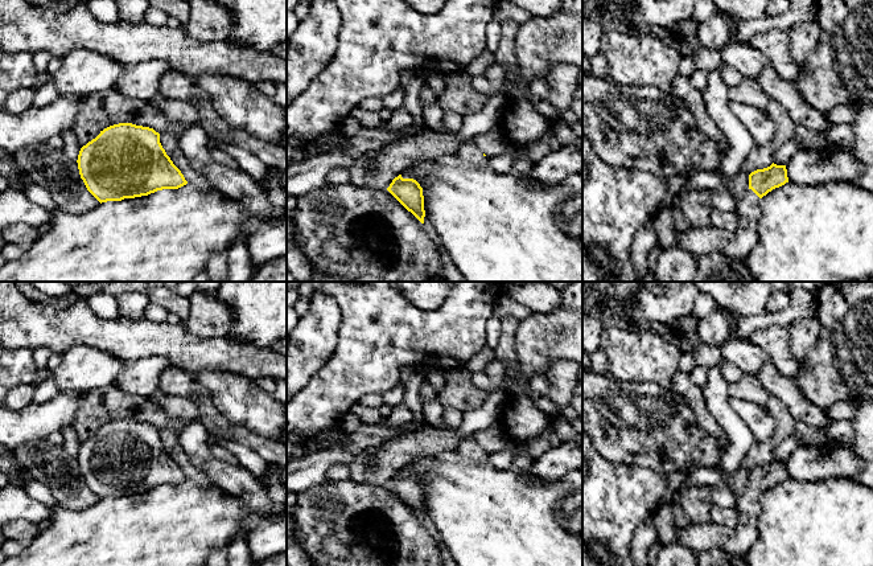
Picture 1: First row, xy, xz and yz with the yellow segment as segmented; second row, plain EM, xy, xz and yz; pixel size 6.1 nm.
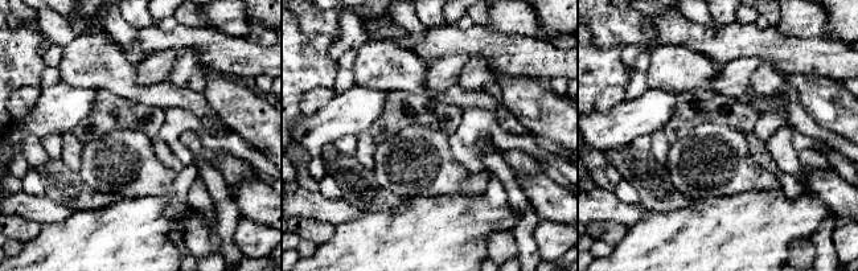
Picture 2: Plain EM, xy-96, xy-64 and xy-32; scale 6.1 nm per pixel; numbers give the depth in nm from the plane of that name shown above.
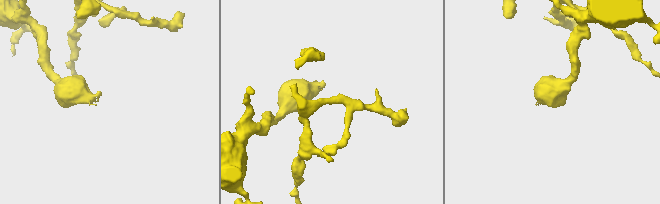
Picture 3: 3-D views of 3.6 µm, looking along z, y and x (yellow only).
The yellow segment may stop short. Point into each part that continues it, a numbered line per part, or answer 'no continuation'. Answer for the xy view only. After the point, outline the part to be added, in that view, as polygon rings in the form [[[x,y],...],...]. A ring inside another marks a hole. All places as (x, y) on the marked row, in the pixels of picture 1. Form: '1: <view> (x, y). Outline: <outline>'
no continuation

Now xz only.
1: xz (468, 151). Outline: [[[462,142],[456,153],[461,160],[477,165],[486,165],[489,157],[471,142]]]

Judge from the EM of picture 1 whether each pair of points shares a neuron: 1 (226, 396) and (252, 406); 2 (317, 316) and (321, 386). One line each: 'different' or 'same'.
1: same
2: different

